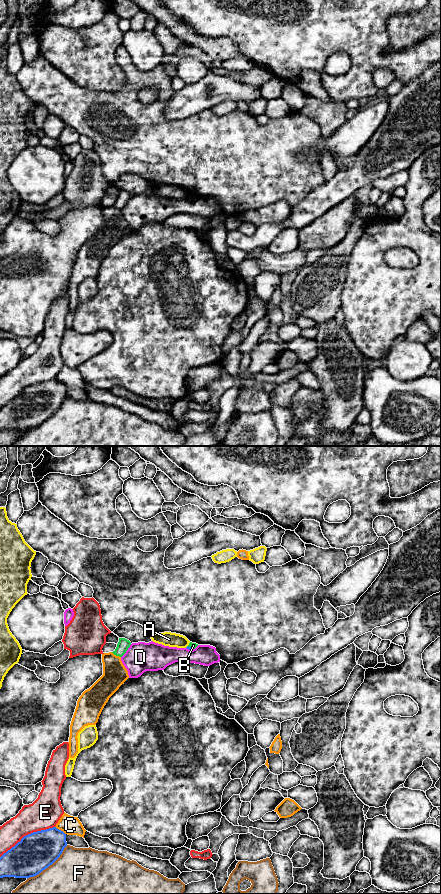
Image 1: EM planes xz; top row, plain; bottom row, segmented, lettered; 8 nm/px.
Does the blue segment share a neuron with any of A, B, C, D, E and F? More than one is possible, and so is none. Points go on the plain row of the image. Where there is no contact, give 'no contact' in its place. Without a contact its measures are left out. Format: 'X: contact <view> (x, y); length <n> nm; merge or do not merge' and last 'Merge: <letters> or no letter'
A: no contact; do not merge
B: contact xz (190, 199); length 60 nm; do not merge
C: contact xz (60, 382); length 110 nm; do not merge
D: contact xz (190, 201); length 70 nm; do not merge
E: contact xz (28, 386); length 500 nm; do not merge
F: contact xz (48, 418); length 420 nm; do not merge
Merge: no letter

